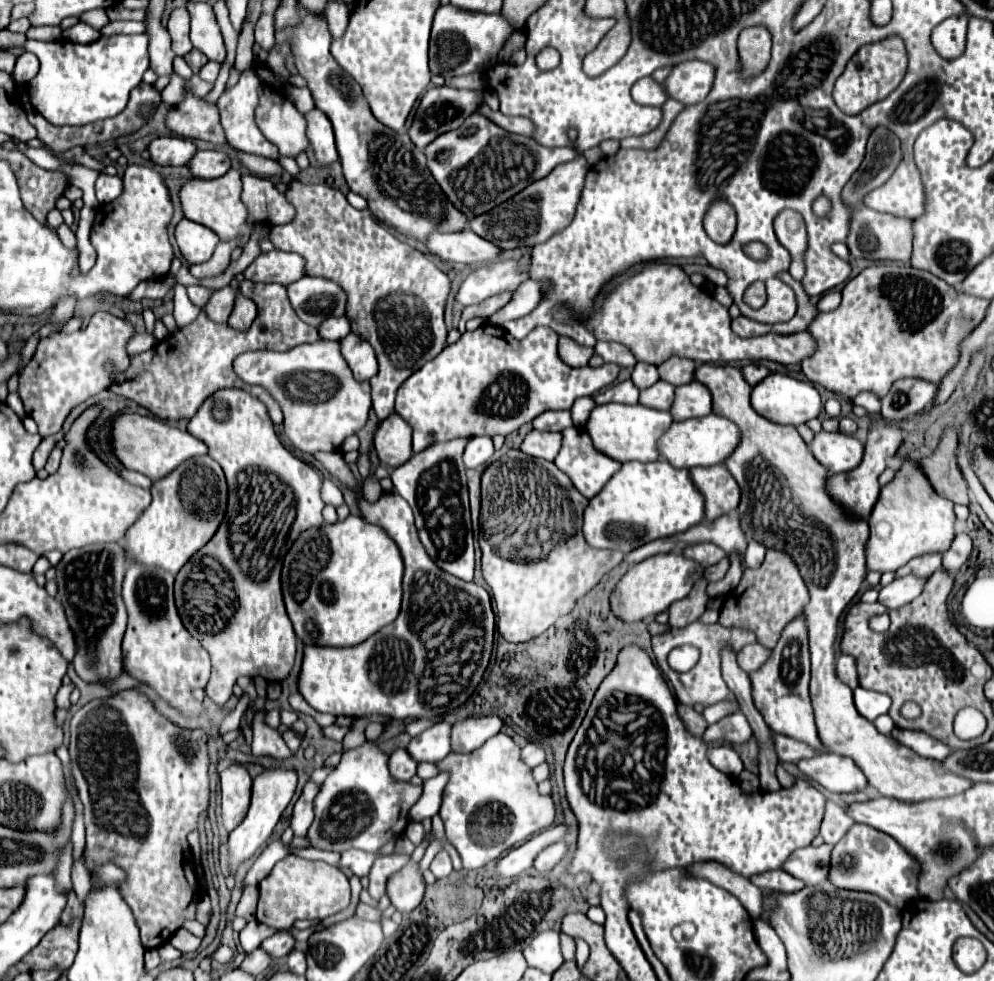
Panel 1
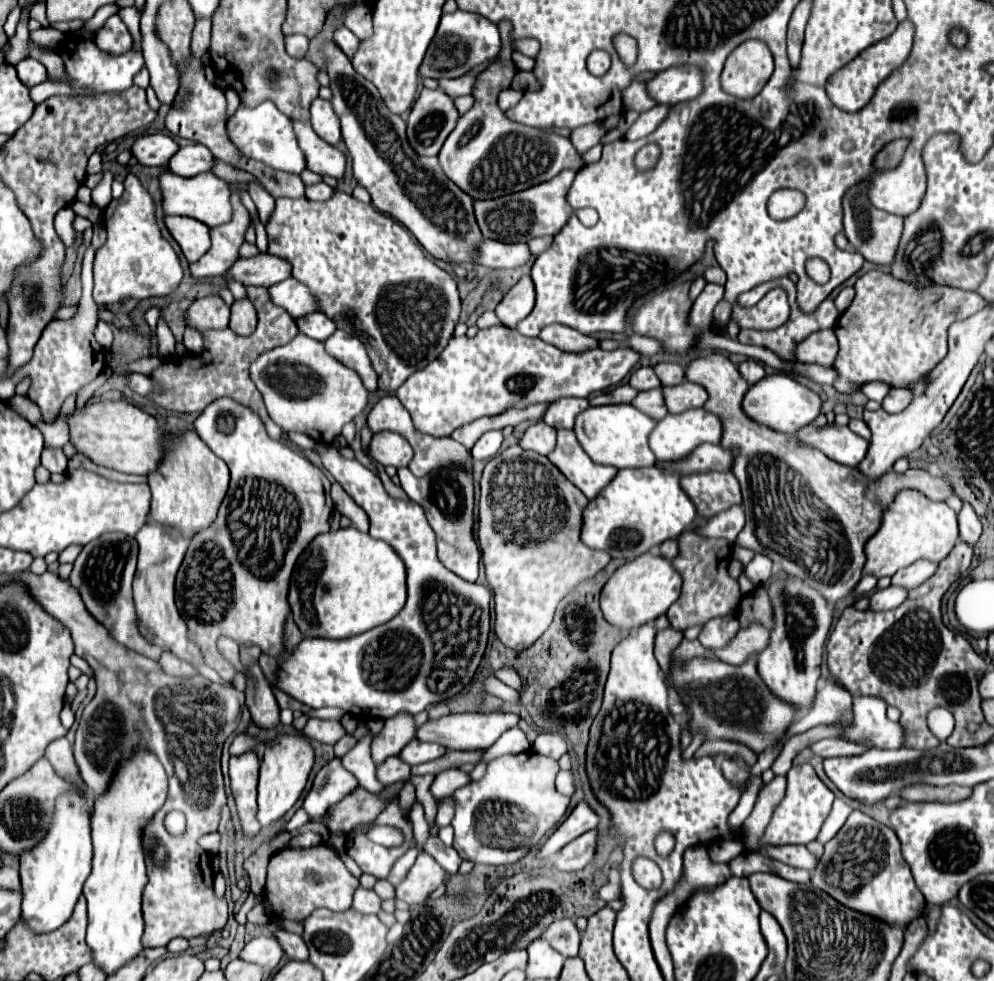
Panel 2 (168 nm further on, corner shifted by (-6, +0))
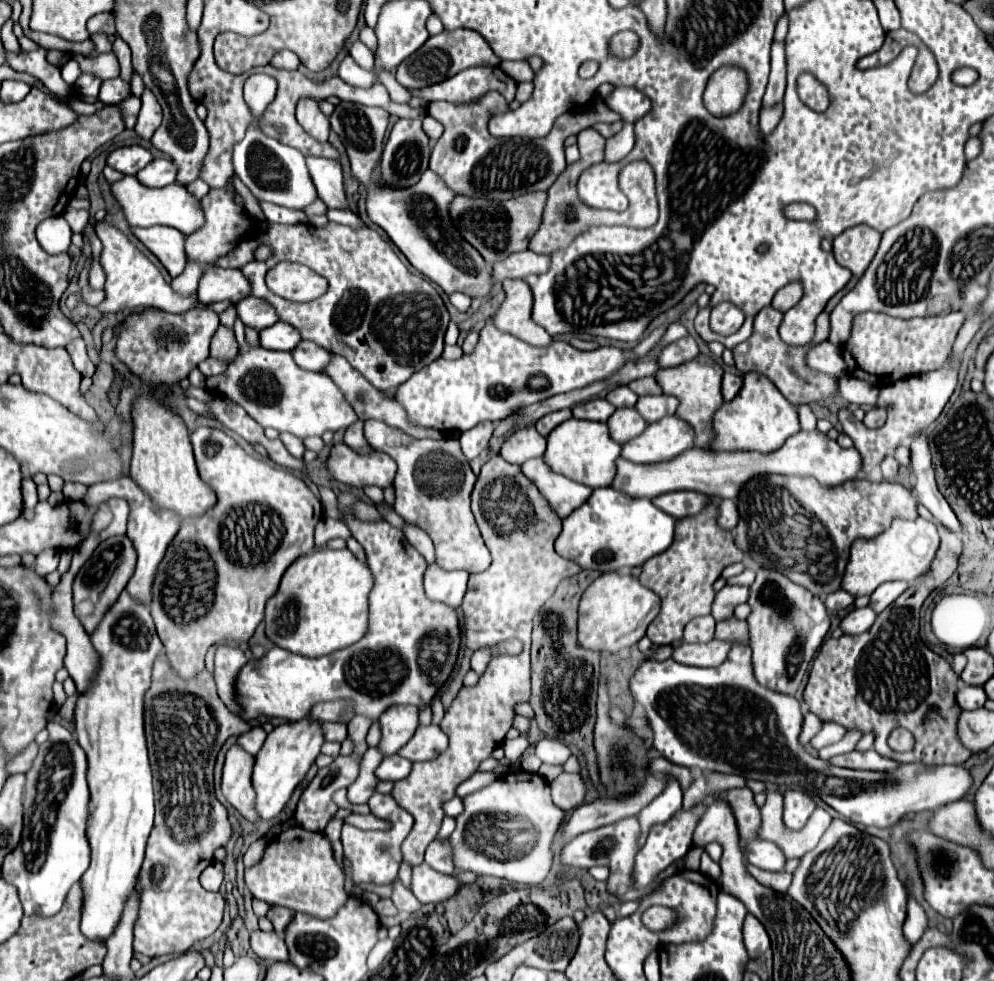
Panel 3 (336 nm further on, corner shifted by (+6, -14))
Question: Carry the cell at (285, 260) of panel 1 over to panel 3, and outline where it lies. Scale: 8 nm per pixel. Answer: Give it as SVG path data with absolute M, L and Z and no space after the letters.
M216 266L202 276L200 288L198 288L198 300L202 304L222 302L222 300L238 304L240 300L248 298L250 292L252 292L252 286L240 270L226 270Z

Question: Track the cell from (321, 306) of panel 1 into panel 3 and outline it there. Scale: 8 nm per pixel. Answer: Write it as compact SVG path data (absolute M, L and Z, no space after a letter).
M248 296L248 300L242 300L242 304L236 304L240 320L256 330L264 330L268 326L274 326L280 318L276 310L266 302L256 296Z

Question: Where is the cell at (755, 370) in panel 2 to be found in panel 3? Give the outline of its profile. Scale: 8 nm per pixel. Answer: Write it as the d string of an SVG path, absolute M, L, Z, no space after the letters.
M726 372L724 374L724 380L722 380L722 396L726 402L730 402L742 388L742 382L744 378L740 374L734 374L734 372Z

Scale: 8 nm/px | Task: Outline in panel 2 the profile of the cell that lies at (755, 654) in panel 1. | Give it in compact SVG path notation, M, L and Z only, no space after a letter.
M748 626L748 630L738 630L736 638L732 638L732 642L728 642L724 650L712 650L712 652L722 662L740 666L742 662L746 662L750 654L760 654L768 646L768 638L770 634L768 630L764 630L764 626Z

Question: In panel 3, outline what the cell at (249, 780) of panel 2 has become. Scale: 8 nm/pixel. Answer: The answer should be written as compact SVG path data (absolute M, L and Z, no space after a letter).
M232 746L226 752L226 762L224 762L224 774L222 774L222 794L228 800L228 804L232 804L238 814L250 822L256 822L256 810L252 808L254 804L254 792L252 792L252 766L254 766L254 756L250 756L248 752L244 752L240 746Z

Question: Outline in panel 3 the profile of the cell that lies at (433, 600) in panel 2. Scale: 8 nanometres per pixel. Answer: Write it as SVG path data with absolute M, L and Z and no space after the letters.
M342 490L338 494L338 508L342 512L342 520L350 528L352 536L362 544L366 552L368 568L372 570L376 580L374 590L370 594L370 632L366 632L366 636L356 644L320 658L304 658L274 646L262 660L258 662L250 660L244 666L244 672L240 672L240 700L246 704L242 716L244 720L252 720L264 714L270 718L284 718L294 722L306 718L310 710L320 702L348 700L352 702L352 710L356 716L366 716L378 722L382 712L386 712L390 706L396 704L410 704L416 708L428 706L432 698L440 692L440 688L450 680L462 644L458 610L450 608L444 602L432 602L424 594L424 586L422 586L422 576L426 568L424 556L408 544L400 528L394 528L386 520L374 520L374 522L360 520L354 512L358 502L362 502L362 498L352 490Z

